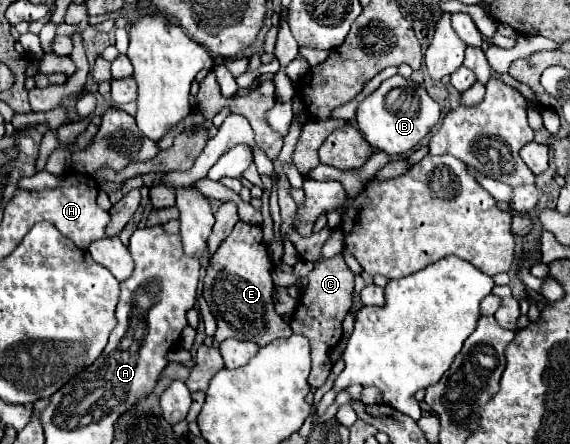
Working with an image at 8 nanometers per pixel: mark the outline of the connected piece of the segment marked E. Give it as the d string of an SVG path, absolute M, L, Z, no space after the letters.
M237 222L233 232L221 242L217 252L209 260L209 268L203 280L203 298L207 300L213 316L217 318L215 340L223 342L225 338L255 340L265 346L277 338L291 336L289 324L273 308L273 290L271 280L273 260L269 256L267 244L259 226L249 226L247 222Z

